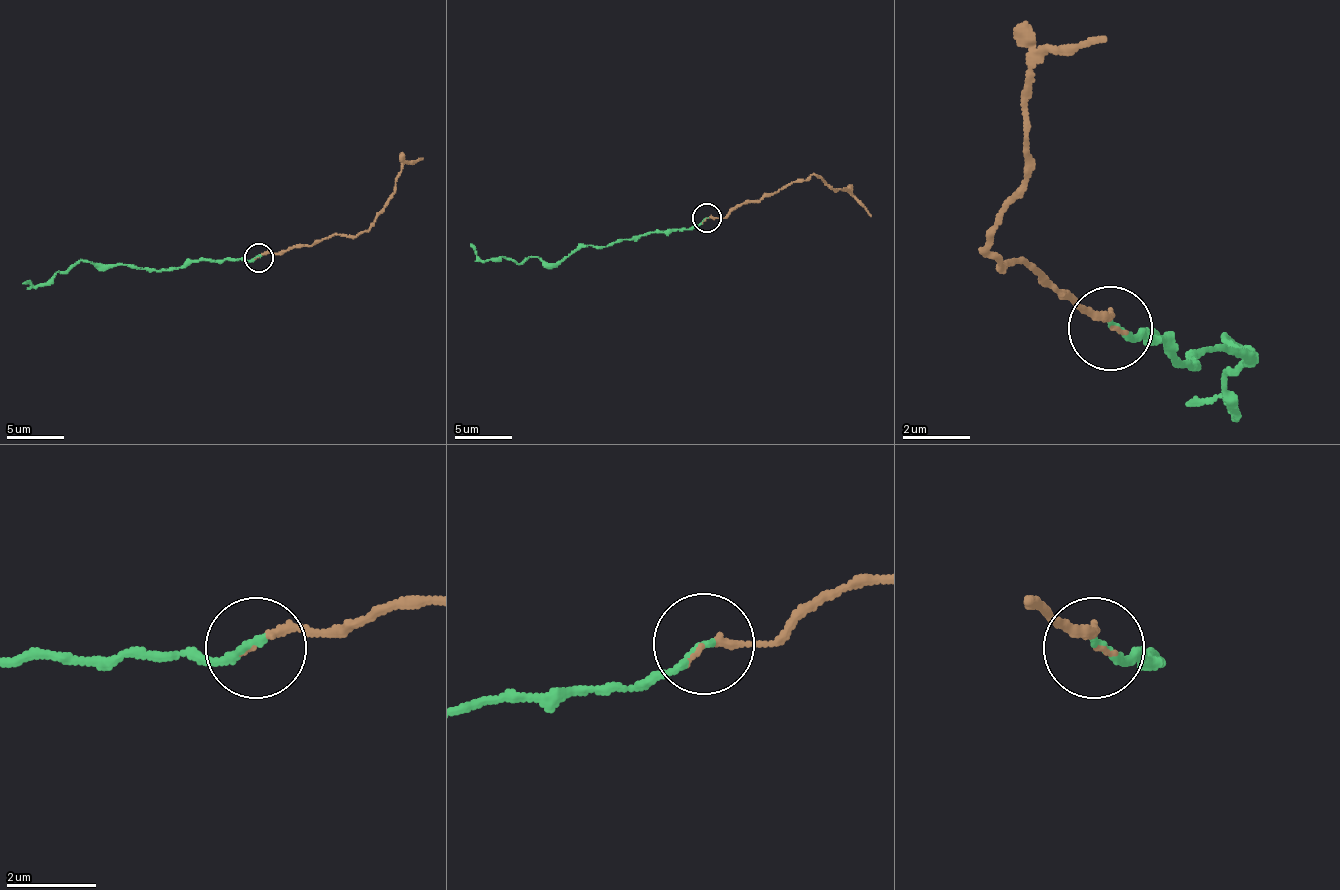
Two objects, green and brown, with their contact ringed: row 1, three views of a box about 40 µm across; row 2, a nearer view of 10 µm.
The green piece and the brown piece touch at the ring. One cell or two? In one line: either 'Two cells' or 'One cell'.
One cell

